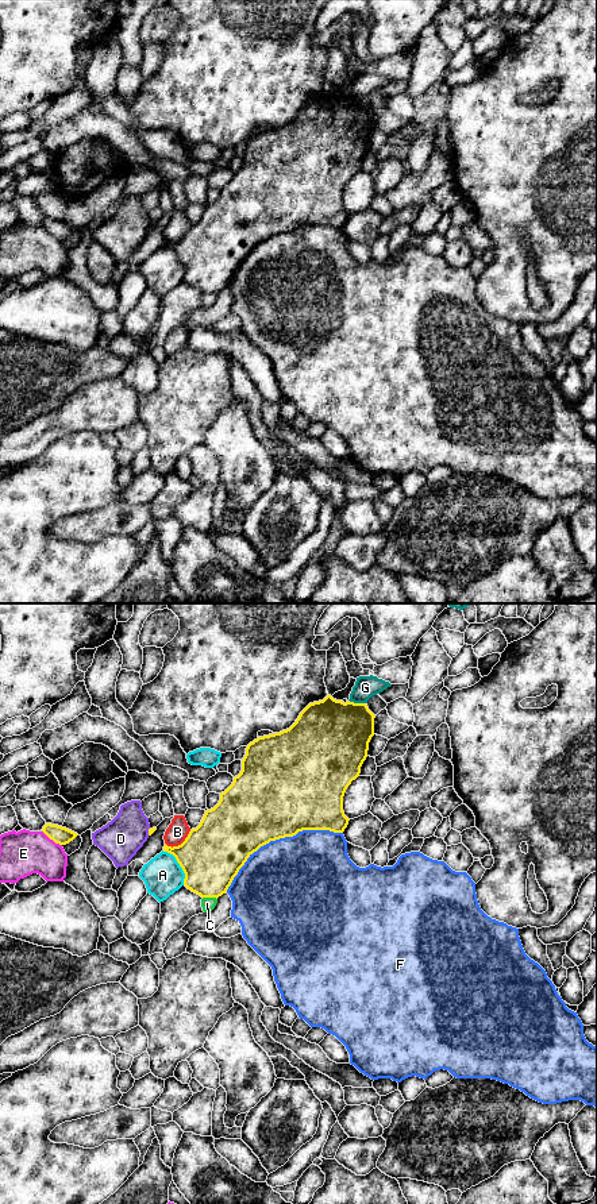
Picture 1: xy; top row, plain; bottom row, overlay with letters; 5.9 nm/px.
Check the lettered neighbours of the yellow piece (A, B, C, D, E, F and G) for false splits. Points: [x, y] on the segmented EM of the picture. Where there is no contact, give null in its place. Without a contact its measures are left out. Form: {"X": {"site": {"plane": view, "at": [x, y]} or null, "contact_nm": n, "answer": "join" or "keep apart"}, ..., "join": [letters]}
{"A": {"site": {"plane": "xy", "at": [180, 865]}, "contact_nm": 240, "answer": "keep apart"}, "B": {"site": {"plane": "xy", "at": [178, 845]}, "contact_nm": 180, "answer": "keep apart"}, "C": {"site": {"plane": "xy", "at": [210, 896]}, "contact_nm": 90, "answer": "keep apart"}, "D": {"site": {"plane": "xy", "at": [149, 832]}, "contact_nm": 50, "answer": "keep apart"}, "E": {"site": {"plane": "xy", "at": [52, 838]}, "contact_nm": 150, "answer": "keep apart"}, "F": {"site": {"plane": "xy", "at": [278, 838]}, "contact_nm": 800, "answer": "keep apart"}, "G": {"site": {"plane": "xy", "at": [357, 703]}, "contact_nm": 110, "answer": "keep apart"}, "join": []}

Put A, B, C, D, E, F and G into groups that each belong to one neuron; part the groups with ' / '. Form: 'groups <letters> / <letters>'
groups A / B / C / D / E / F / G

